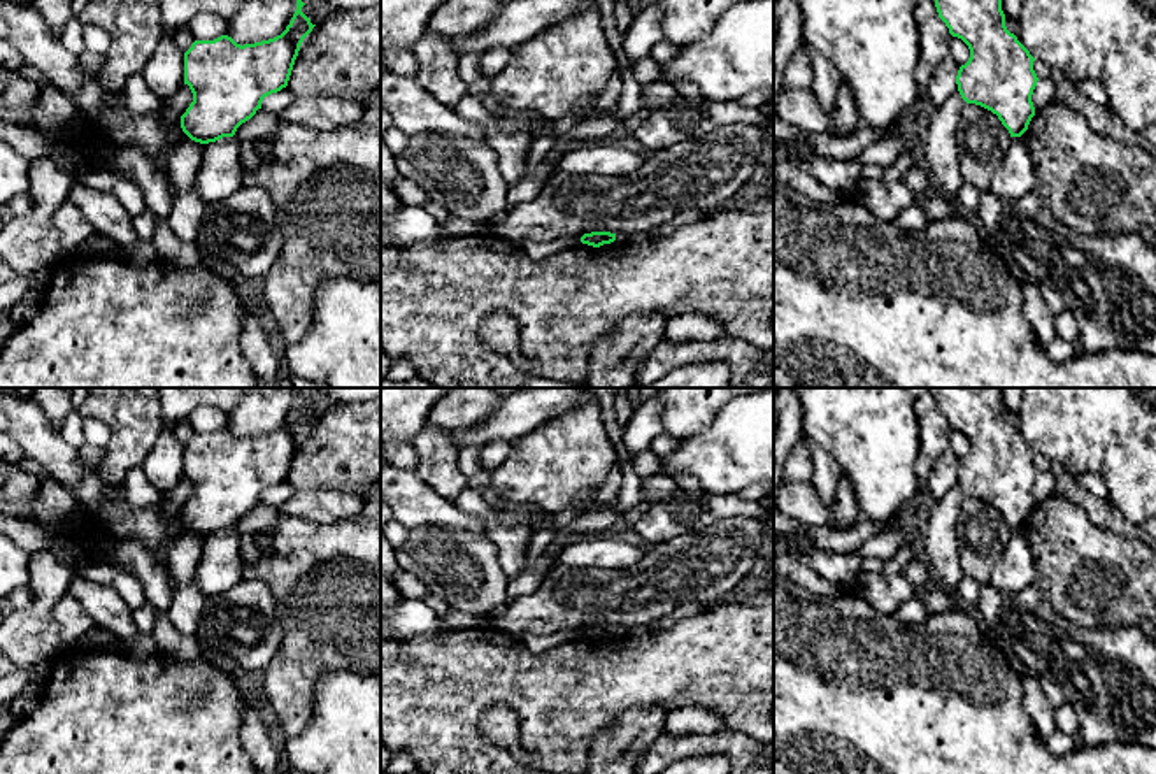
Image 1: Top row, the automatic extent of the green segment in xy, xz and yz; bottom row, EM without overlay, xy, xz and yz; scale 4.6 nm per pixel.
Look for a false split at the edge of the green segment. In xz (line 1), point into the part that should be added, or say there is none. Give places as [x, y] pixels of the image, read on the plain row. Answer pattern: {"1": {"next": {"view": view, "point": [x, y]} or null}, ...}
{"1": {"next": null}}

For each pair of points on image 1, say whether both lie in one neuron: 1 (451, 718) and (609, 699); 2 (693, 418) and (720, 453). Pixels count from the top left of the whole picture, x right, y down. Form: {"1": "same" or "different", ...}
{"1": "same", "2": "different"}

